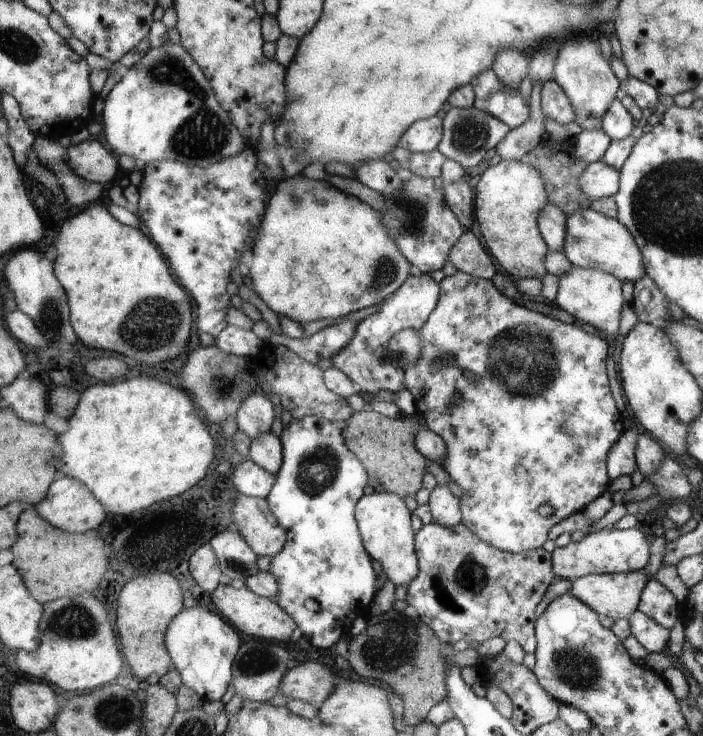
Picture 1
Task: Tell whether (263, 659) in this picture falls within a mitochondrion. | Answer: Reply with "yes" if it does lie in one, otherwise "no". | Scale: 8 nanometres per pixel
yes

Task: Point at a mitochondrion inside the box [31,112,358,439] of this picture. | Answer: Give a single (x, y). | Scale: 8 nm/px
(158, 320)

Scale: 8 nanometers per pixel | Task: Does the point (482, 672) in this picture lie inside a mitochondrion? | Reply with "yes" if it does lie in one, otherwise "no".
no

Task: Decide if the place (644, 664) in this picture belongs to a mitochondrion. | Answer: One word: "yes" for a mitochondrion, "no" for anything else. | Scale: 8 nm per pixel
no

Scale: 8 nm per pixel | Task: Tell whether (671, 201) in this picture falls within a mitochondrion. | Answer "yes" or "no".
yes

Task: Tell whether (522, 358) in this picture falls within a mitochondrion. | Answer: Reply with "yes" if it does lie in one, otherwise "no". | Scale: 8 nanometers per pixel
yes

